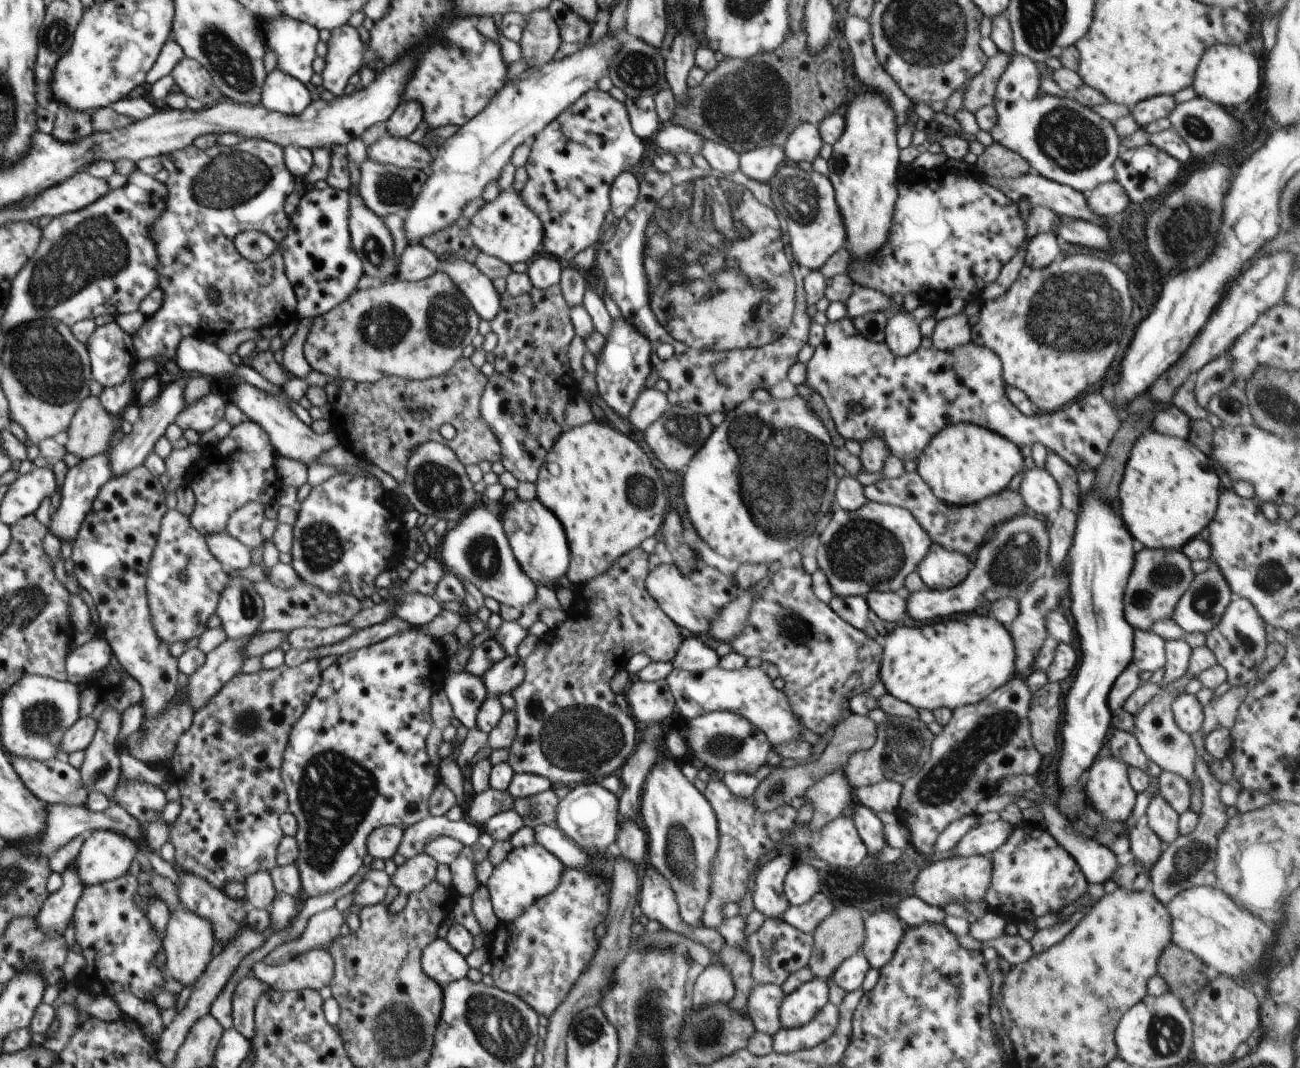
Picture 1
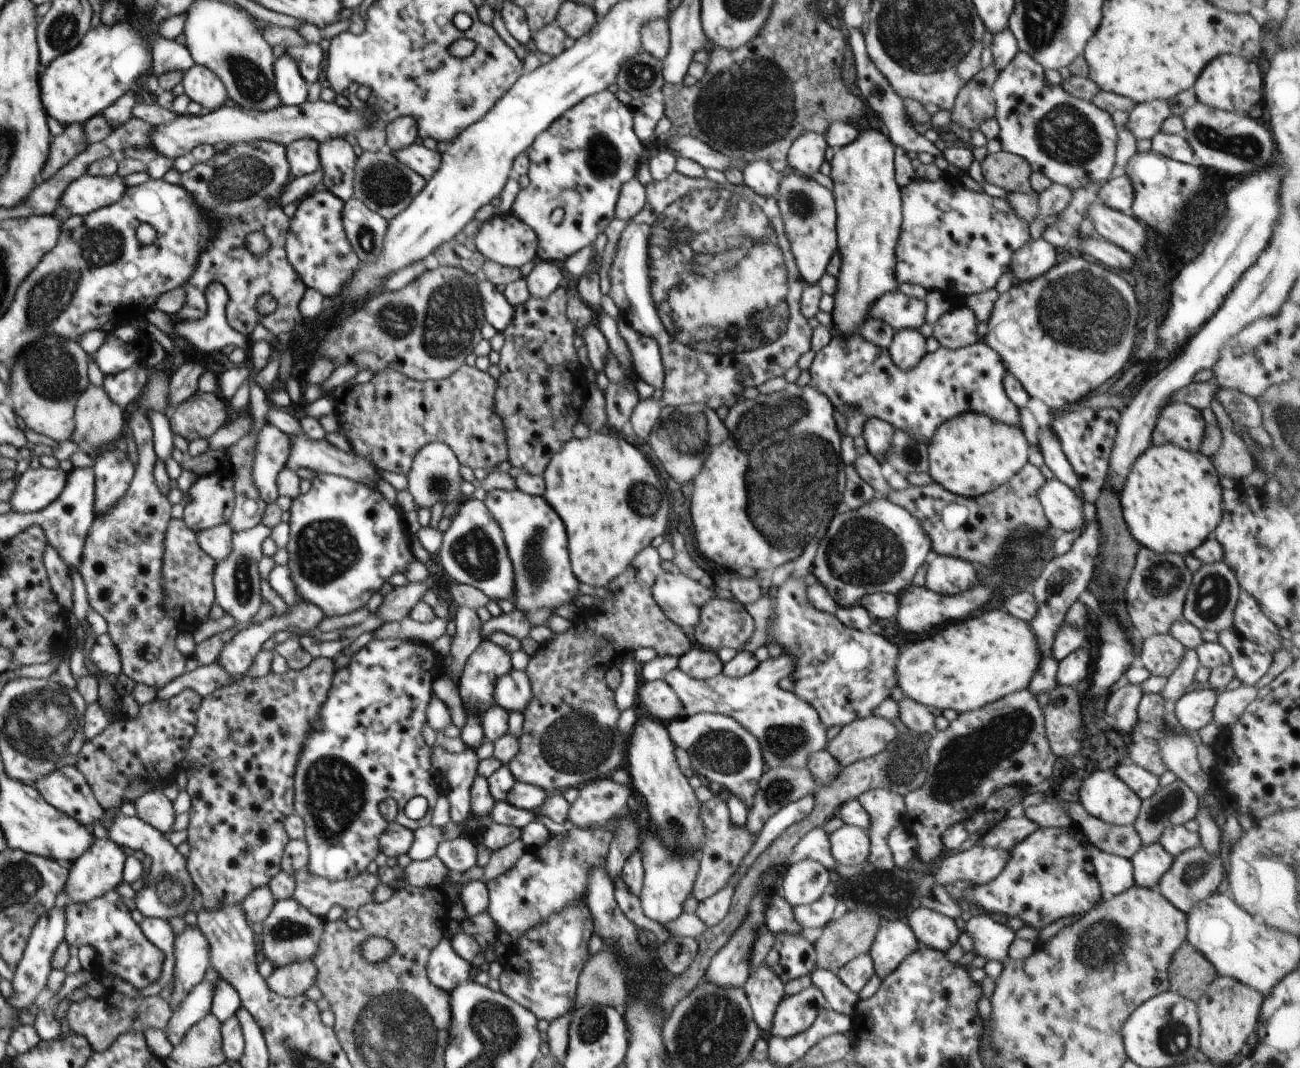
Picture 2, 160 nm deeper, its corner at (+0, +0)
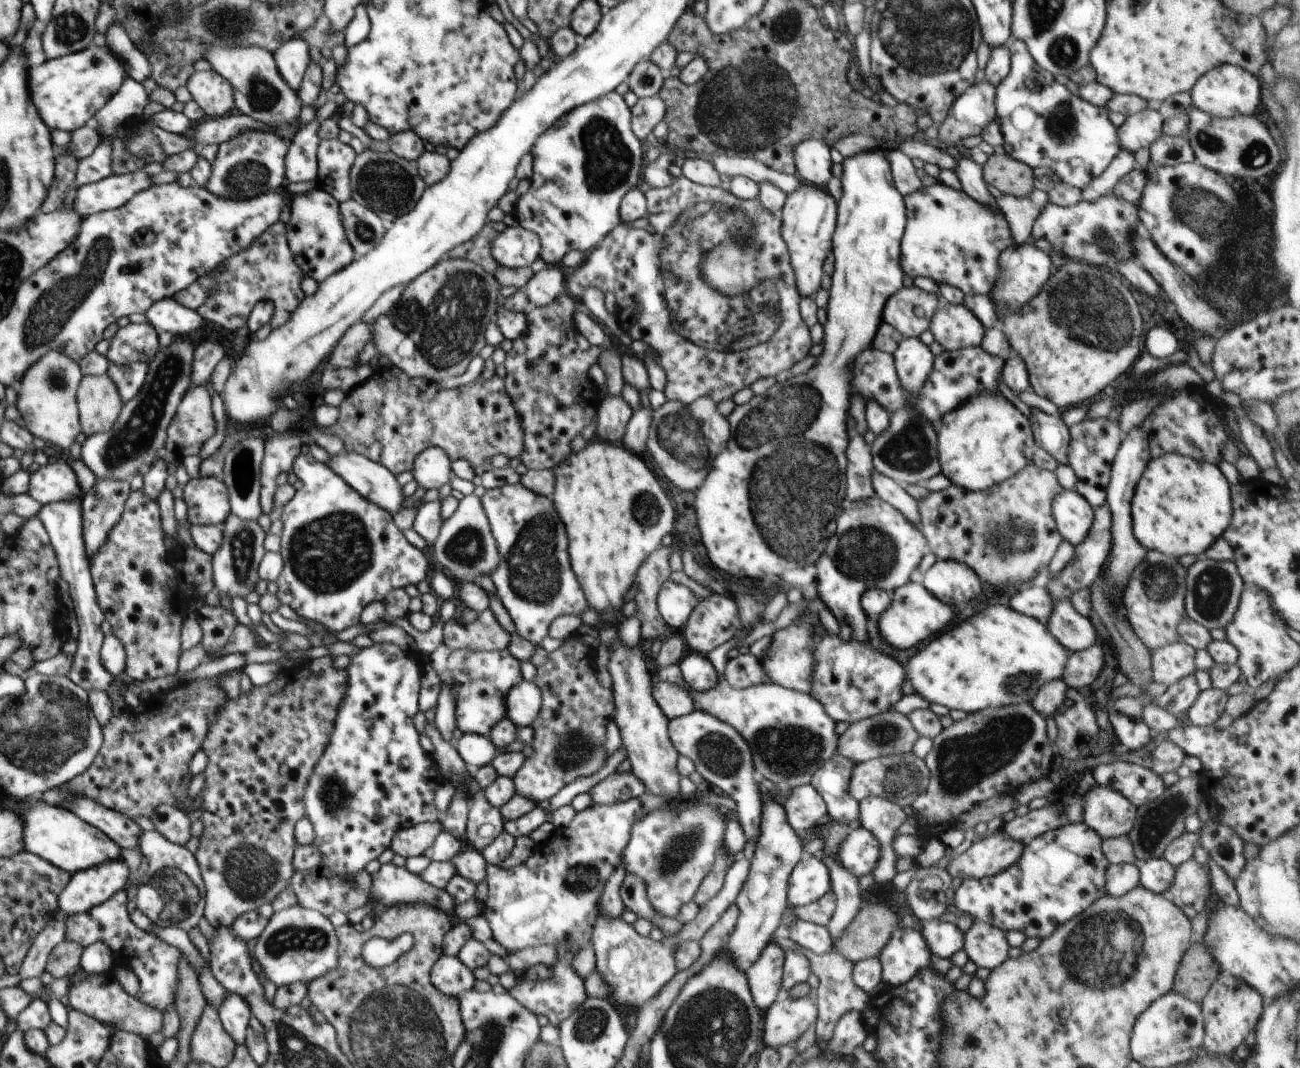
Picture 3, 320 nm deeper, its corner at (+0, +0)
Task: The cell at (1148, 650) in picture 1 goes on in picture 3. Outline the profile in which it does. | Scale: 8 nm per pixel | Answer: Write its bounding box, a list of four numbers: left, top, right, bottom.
[1151,640,1195,687]

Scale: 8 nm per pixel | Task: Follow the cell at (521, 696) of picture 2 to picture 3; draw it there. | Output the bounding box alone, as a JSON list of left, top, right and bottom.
[506,681,542,728]

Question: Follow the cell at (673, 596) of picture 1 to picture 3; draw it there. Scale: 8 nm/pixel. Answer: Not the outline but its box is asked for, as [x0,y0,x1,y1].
[657,579,699,631]

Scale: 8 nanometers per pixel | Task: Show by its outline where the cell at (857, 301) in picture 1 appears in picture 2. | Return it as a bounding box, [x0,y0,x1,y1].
[869,290,926,331]

